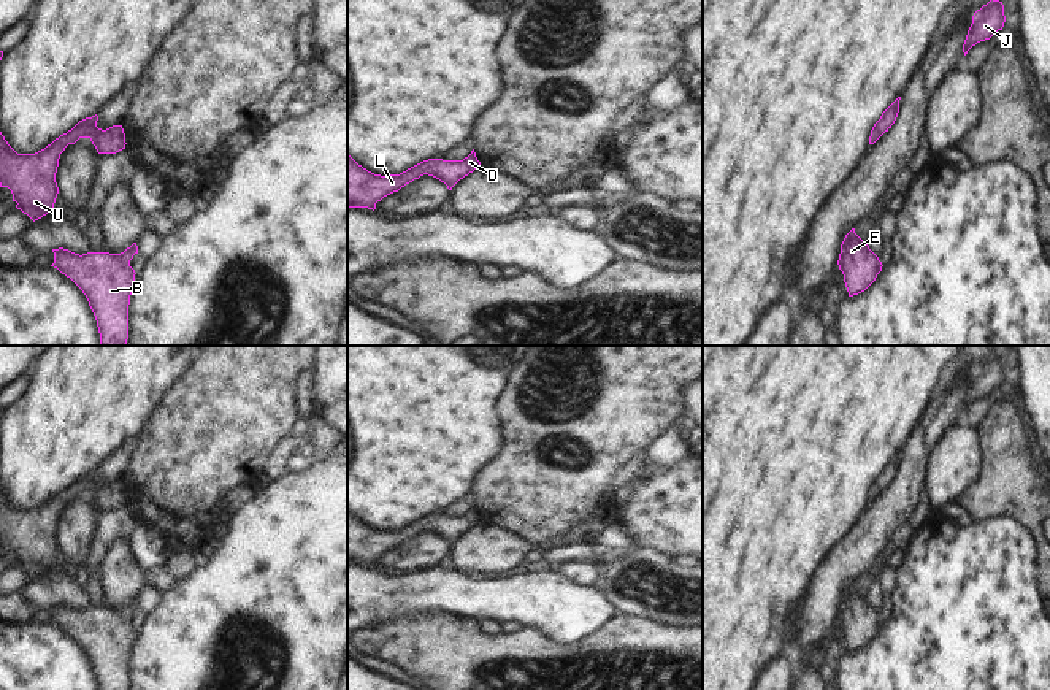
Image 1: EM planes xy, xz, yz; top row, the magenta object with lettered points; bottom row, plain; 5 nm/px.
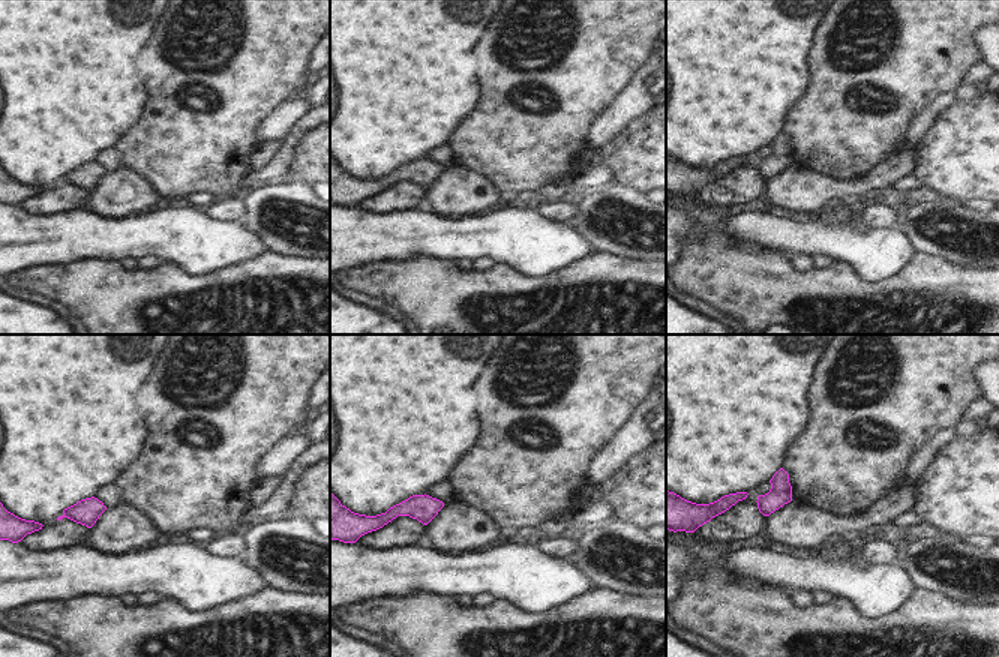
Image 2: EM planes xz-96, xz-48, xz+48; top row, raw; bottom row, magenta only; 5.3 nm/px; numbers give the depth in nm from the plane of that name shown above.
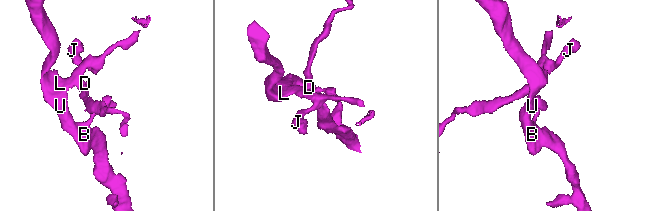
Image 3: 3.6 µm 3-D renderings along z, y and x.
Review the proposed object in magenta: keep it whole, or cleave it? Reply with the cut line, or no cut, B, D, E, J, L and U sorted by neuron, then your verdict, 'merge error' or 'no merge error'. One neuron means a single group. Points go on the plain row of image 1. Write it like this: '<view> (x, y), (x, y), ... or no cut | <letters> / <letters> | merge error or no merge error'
no cut | B D E J L U | no merge error

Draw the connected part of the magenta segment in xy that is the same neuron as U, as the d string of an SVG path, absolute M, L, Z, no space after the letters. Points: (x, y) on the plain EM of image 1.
M98 471L79 476L71 485L56 493L35 509L17 509L0 487L0 542L8 542L16 563L33 577L56 566L59 549L56 528L60 509L79 493L89 493L98 509L116 509L125 504L122 481L106 485L97 482Z

